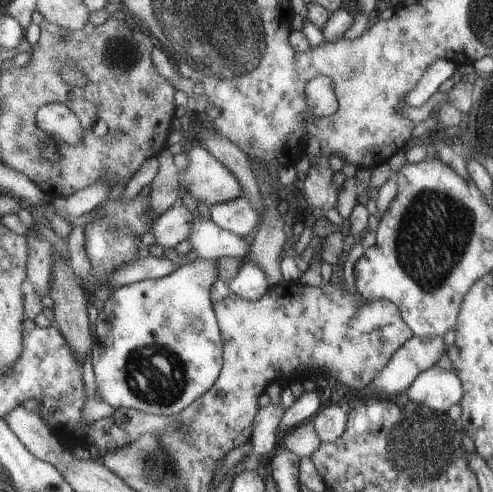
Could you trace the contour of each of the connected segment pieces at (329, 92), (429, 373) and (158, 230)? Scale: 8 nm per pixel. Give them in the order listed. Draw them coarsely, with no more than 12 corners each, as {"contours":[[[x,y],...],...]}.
{"contours":[[[321,75],[304,87],[306,106],[317,116],[336,107],[333,80]],[[433,365],[404,392],[441,414],[461,400],[459,378]],[[178,202],[151,224],[163,250],[187,239],[191,212]]]}

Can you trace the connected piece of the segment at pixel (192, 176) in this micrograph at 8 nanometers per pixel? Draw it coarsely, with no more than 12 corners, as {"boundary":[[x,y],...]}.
{"boundary":[[202,145],[178,170],[181,188],[205,206],[241,196],[241,186]]}

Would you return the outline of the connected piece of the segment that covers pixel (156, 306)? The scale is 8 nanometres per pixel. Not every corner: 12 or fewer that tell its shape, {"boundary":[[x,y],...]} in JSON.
{"boundary":[[216,260],[112,292],[98,400],[169,416],[222,370]]}

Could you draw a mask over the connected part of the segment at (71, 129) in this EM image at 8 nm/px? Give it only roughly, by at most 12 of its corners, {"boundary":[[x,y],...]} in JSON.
{"boundary":[[63,104],[39,110],[38,124],[57,141],[85,136],[77,114]]}

